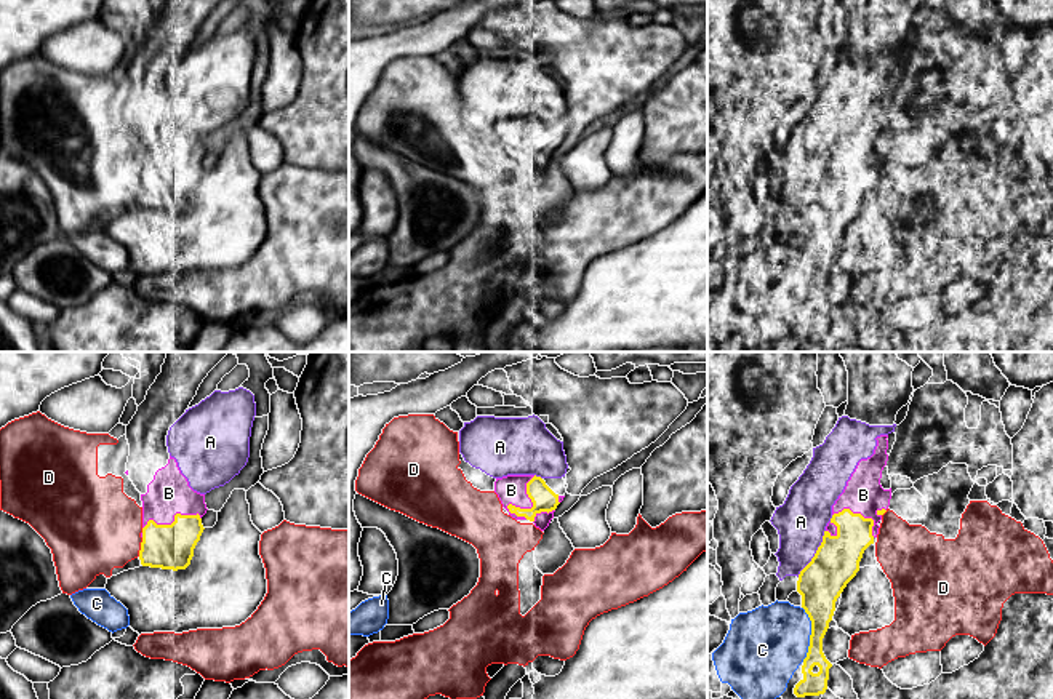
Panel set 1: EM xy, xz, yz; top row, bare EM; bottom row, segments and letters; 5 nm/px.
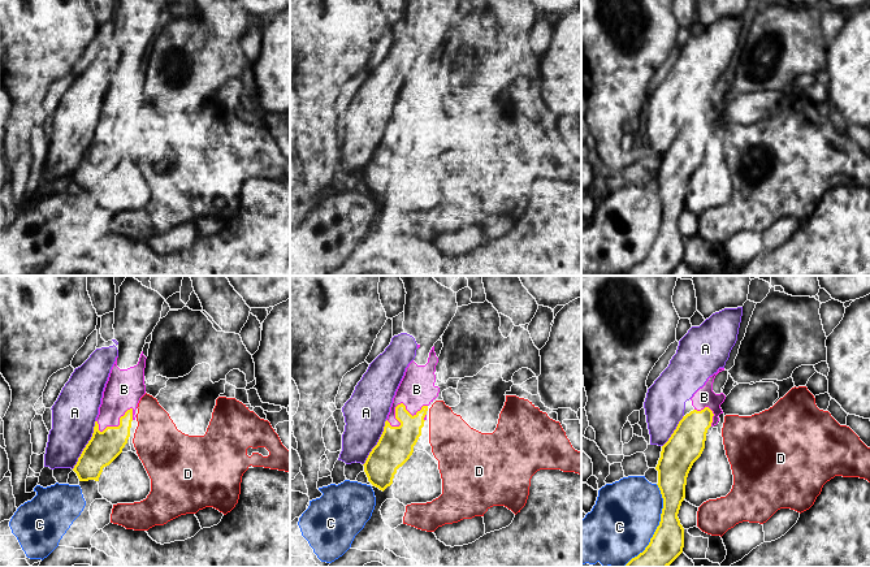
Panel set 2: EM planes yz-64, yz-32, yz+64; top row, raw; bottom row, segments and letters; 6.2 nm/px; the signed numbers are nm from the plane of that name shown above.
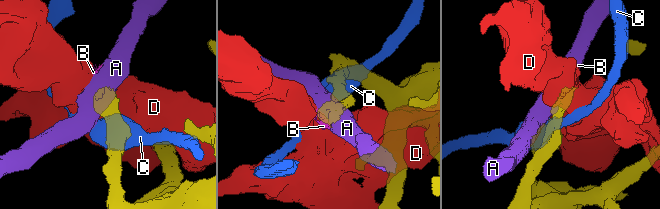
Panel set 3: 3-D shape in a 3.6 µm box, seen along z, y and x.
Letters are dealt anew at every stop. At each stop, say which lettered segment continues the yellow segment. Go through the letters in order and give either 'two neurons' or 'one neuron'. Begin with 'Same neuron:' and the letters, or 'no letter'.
Same neuron: B
A: two neurons
B: one neuron
C: two neurons
D: two neurons

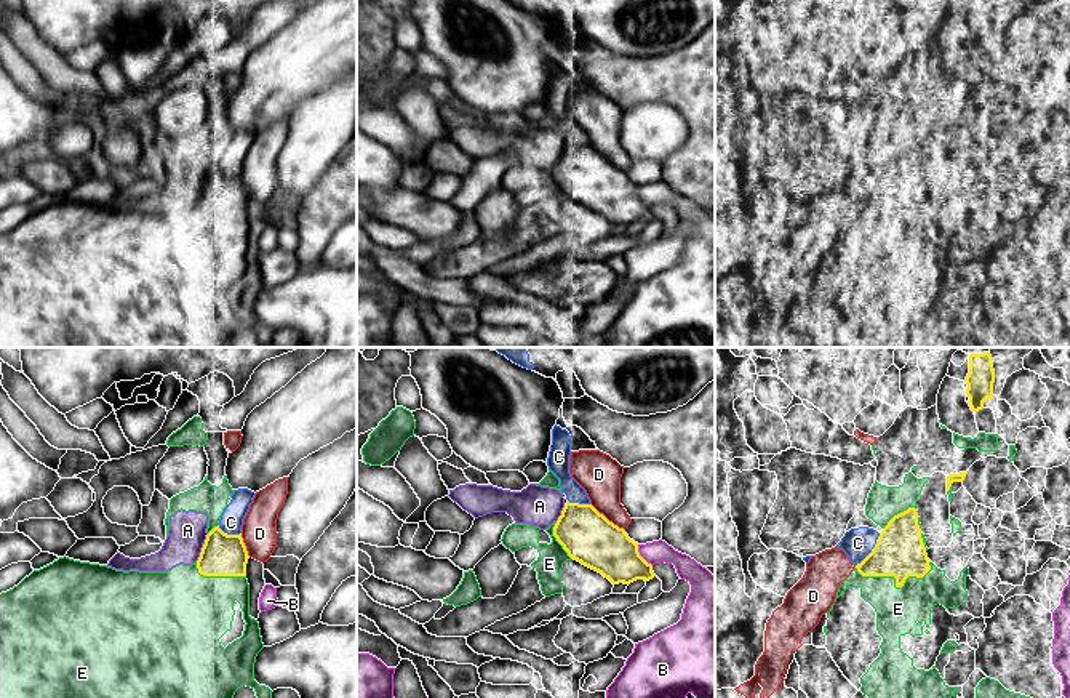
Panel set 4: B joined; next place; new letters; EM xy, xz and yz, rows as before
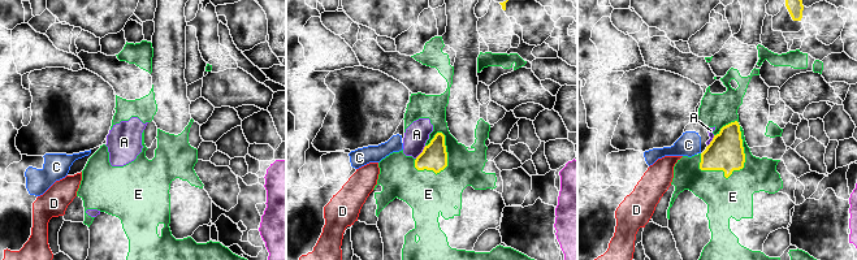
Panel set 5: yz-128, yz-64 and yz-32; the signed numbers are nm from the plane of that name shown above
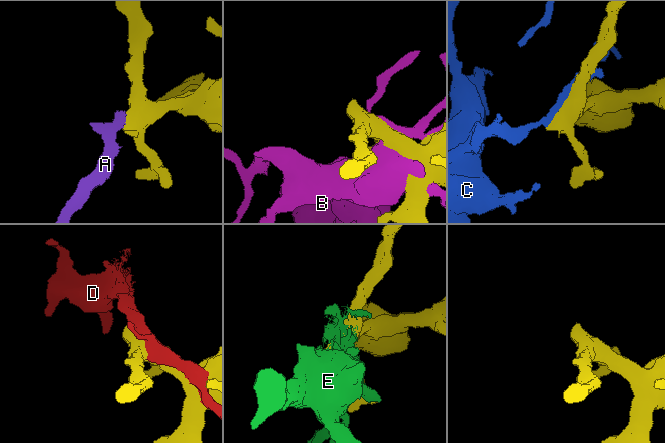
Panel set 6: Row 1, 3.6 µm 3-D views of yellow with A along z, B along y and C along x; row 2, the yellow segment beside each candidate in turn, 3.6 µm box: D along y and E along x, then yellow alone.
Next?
Same neuron: no letter
A: two neurons
B: two neurons
C: two neurons
D: two neurons
E: two neurons

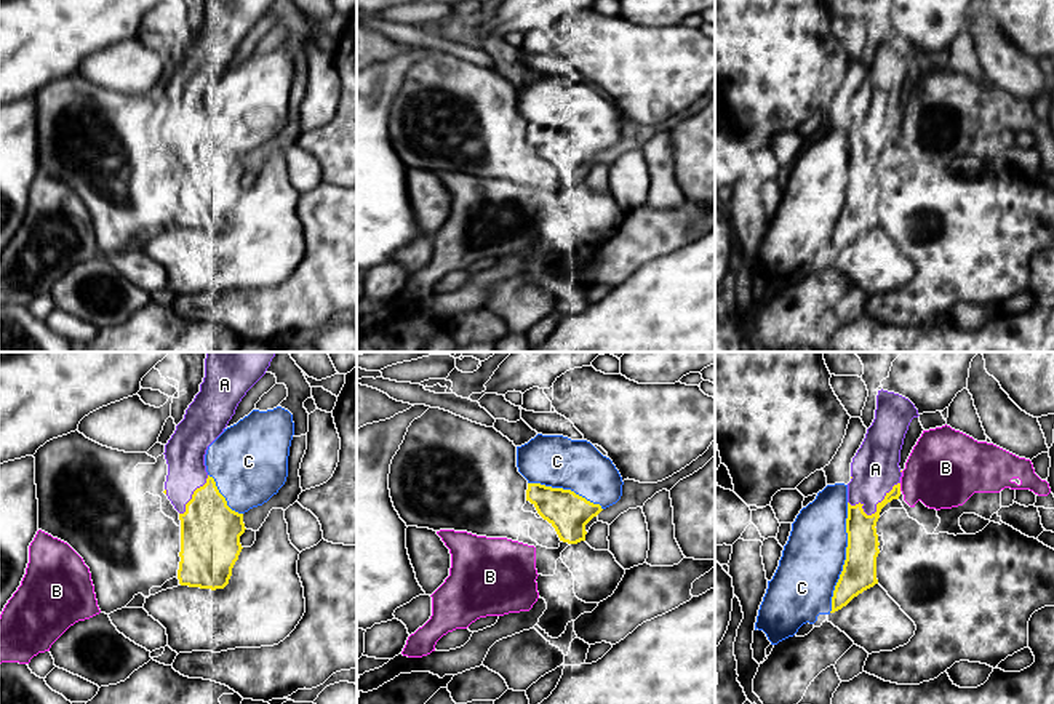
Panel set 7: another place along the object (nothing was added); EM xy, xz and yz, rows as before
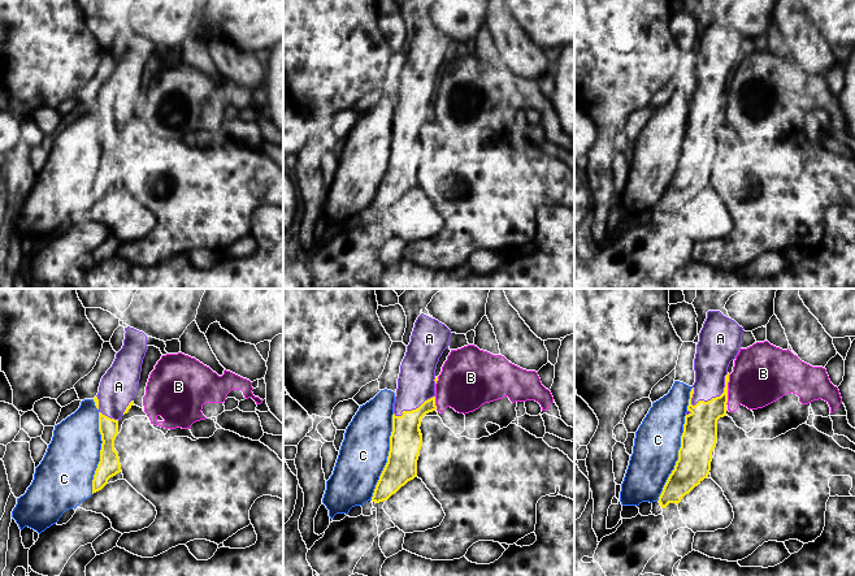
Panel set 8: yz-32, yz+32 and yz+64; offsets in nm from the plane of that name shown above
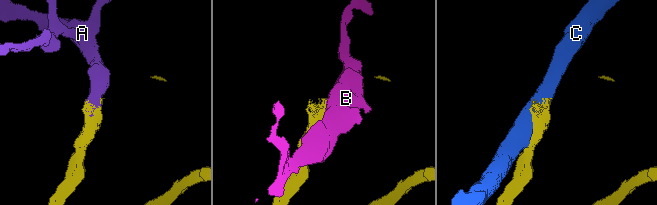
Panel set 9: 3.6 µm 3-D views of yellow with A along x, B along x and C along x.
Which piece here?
Same neuron: A
A: one neuron
B: two neurons
C: two neurons

